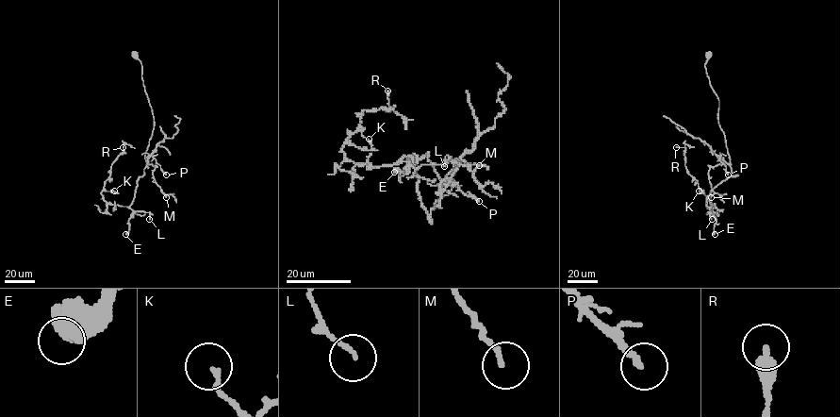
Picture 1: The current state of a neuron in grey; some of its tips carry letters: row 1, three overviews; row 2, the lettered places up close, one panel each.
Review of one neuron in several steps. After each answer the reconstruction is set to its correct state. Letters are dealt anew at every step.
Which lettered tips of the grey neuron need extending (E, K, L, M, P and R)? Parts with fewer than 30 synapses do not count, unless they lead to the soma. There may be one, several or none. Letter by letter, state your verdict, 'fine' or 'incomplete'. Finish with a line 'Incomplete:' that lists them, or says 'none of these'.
E: fine
K: fine
L: fine
M: fine
P: fine
R: fine
Incomplete: none of these

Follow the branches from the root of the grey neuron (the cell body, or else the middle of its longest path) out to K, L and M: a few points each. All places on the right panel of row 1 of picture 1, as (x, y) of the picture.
K: (708, 55), (706, 72), (736, 175), (715, 187), (709, 207), (699, 191)
L: (708, 55), (706, 72), (718, 100), (718, 121), (732, 175), (736, 175), (723, 180), (707, 197), (712, 219)
M: (708, 55), (705, 67), (718, 100), (718, 121), (730, 161), (709, 166), (709, 181), (714, 192), (711, 197)

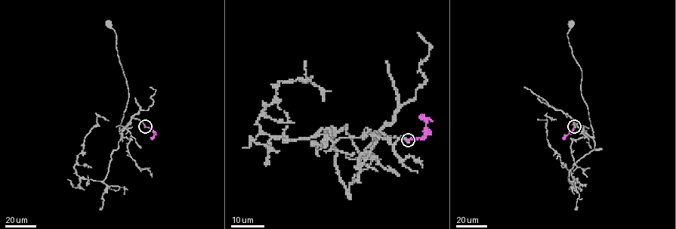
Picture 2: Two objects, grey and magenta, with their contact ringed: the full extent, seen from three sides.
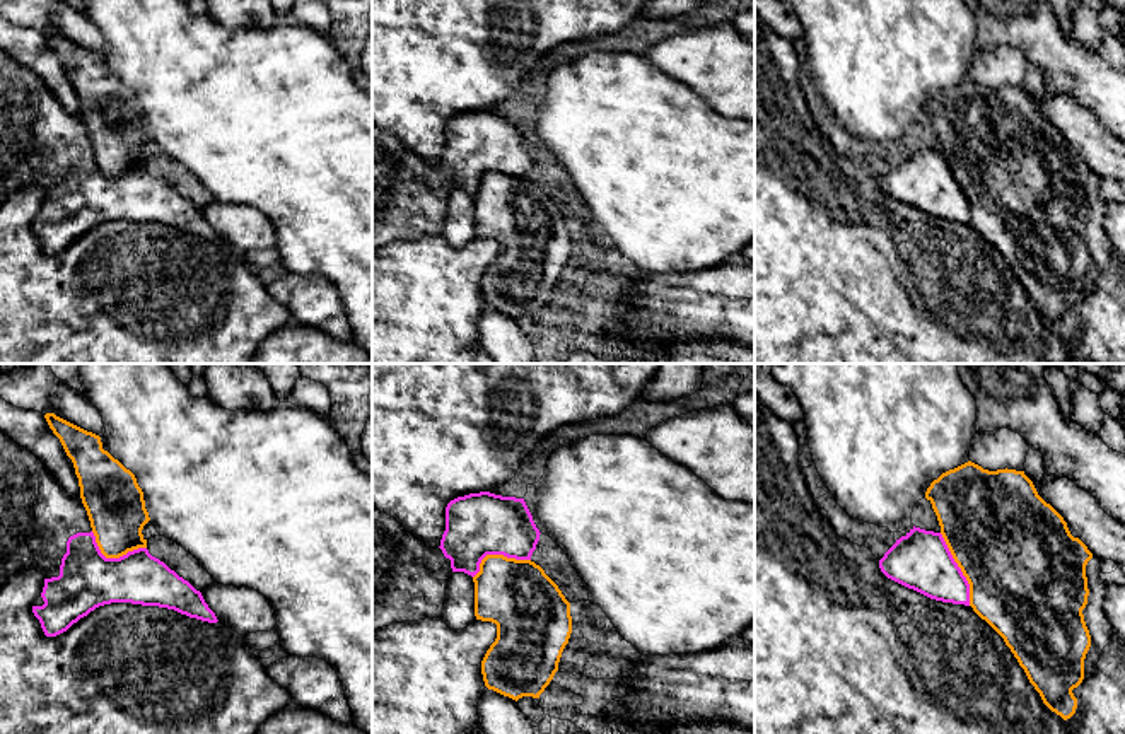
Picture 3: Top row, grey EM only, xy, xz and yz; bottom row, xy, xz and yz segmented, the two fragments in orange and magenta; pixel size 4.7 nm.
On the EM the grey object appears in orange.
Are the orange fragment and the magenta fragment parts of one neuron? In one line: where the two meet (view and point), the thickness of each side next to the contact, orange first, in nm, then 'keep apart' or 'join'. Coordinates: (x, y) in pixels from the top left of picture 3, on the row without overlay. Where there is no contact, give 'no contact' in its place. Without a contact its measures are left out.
meets orange in yz at (960, 185); 500 nm thick on the orange side, 280 nm on the other; keep apart

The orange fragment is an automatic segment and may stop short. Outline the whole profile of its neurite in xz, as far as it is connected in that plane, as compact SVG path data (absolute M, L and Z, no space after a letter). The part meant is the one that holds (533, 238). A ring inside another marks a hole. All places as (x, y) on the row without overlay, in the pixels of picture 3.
M487 172L475 200L475 234L497 242L497 256L481 278L485 304L512 317L539 316L558 288L572 251L570 220L545 188L531 178Z

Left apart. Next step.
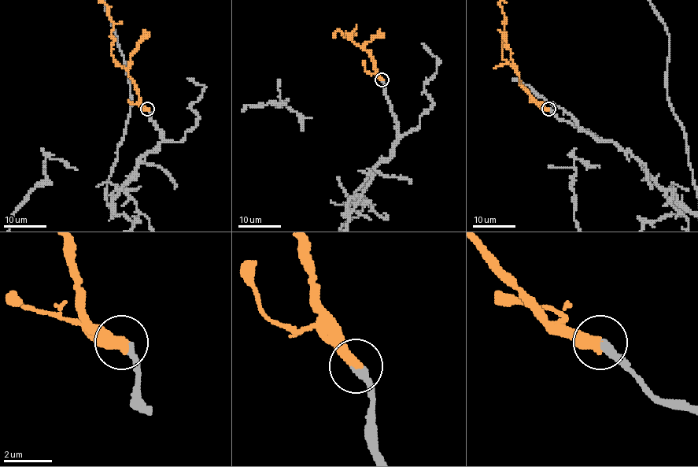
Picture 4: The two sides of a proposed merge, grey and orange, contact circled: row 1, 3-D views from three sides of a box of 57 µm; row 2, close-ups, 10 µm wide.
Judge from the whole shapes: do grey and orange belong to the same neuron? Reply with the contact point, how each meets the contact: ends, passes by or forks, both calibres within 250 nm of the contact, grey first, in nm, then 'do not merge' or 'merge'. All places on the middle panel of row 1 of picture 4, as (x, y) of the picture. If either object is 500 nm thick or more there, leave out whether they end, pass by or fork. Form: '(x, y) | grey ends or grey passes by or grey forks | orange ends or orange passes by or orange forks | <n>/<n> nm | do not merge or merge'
(382, 79) | grey ends | orange ends | 360/440 nm | merge

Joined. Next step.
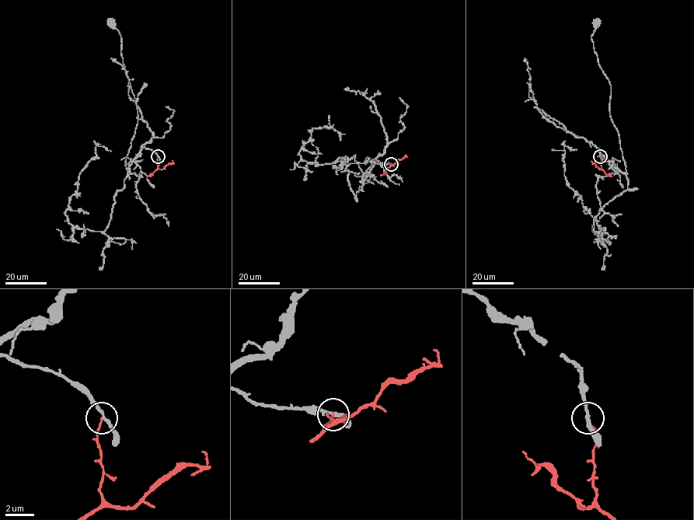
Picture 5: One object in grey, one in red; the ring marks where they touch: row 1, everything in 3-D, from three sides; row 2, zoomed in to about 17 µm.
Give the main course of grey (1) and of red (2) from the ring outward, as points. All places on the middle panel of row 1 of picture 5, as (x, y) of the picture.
1: (391, 164), (376, 160), (362, 176), (360, 190), (371, 173), (364, 174), (354, 155), (346, 159)
2: (391, 164), (406, 156), (406, 155)

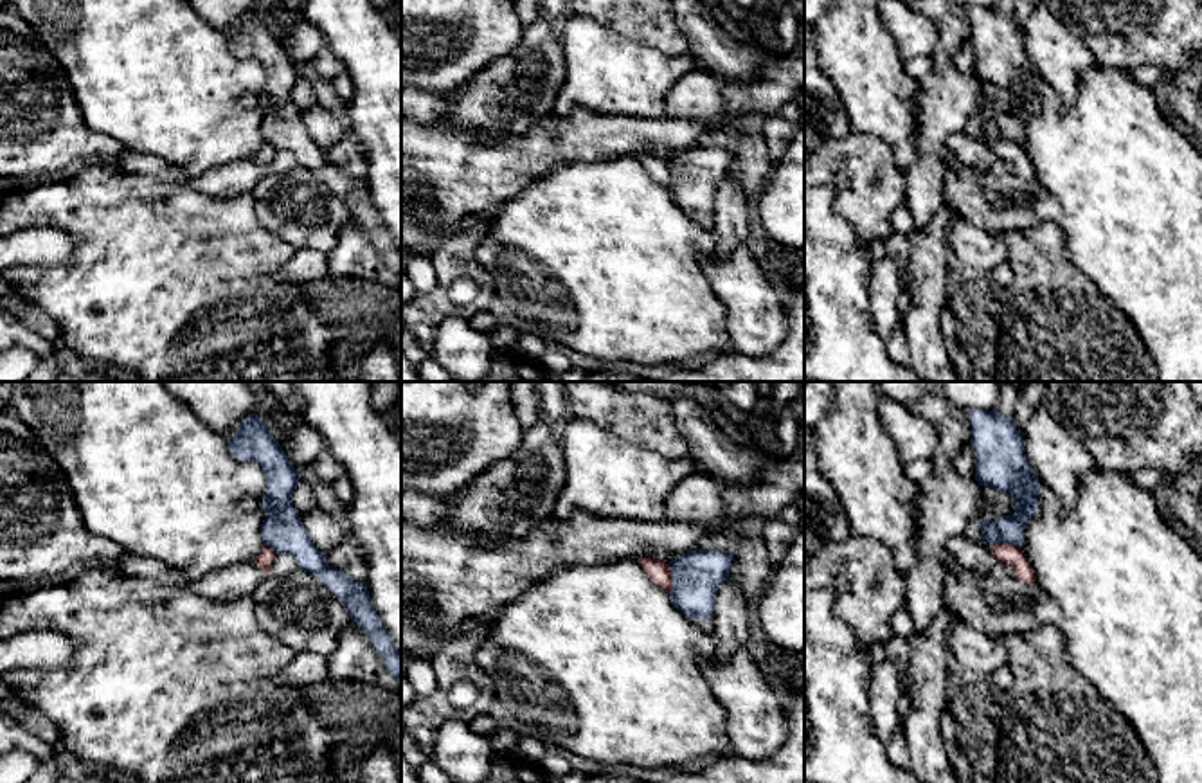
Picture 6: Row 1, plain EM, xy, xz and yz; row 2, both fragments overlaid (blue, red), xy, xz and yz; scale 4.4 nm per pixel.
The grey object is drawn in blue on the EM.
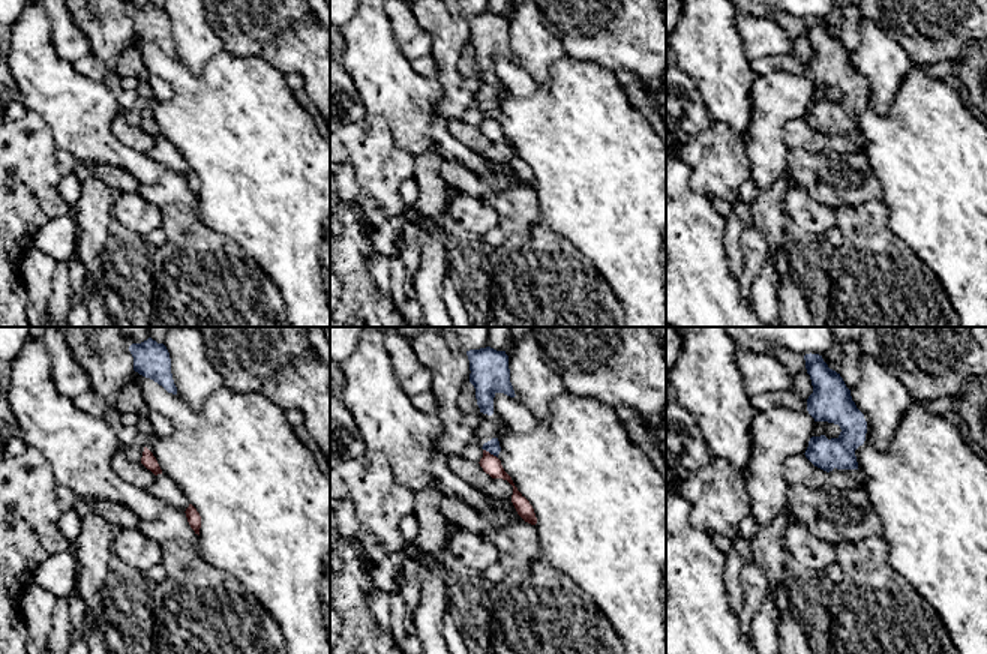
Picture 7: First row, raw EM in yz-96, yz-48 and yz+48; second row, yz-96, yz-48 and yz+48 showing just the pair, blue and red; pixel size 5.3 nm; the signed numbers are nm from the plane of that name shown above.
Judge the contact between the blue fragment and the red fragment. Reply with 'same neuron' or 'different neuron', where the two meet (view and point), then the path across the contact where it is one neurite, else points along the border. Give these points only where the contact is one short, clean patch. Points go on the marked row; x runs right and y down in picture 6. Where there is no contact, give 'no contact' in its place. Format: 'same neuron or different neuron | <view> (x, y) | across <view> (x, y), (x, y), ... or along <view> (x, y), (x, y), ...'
different neuron | yz (1004, 540) | along yz (988, 544), (1010, 542), (1019, 548)

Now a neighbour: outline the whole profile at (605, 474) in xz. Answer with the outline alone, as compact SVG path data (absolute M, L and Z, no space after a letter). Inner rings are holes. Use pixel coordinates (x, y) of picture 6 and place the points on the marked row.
M567 416L558 437L565 454L565 486L554 504L554 518L587 511L606 518L664 522L666 499L696 472L695 459L666 459L653 448L628 441L585 418Z

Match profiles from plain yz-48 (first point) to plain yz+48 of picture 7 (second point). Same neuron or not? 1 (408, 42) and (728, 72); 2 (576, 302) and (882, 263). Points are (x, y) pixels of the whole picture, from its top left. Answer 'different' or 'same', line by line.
1: different
2: same

